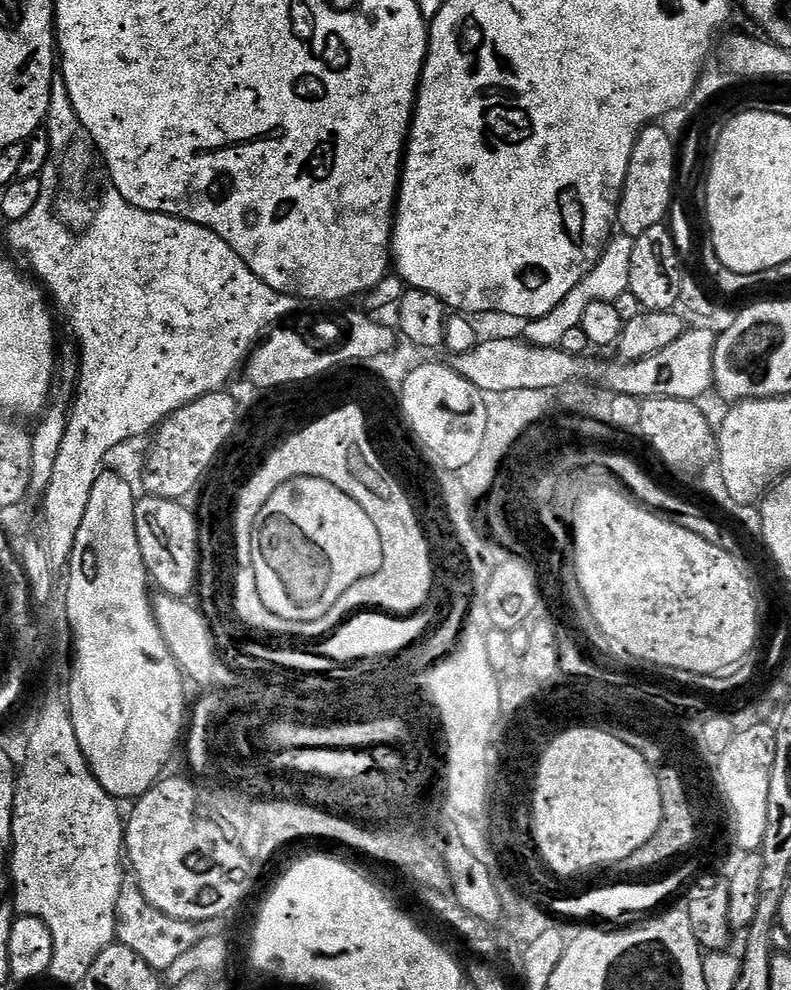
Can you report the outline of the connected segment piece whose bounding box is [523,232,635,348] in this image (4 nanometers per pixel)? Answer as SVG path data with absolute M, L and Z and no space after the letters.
M617 233L609 240L604 248L603 255L599 262L592 268L590 274L574 286L566 298L540 319L528 321L523 339L529 343L538 345L540 348L559 347L563 335L571 328L580 326L582 314L586 312L586 307L591 302L606 301L615 303L618 298L628 291L630 282L630 261L633 253L635 237L627 236L624 233Z

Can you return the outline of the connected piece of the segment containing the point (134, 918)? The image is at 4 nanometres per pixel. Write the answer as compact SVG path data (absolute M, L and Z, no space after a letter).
M125 883L124 889L118 894L116 940L134 950L134 954L138 954L138 958L142 958L142 962L146 962L156 972L167 973L168 968L172 967L182 954L195 947L201 937L201 925L162 914L162 910L146 902L146 894L142 894L136 883Z

